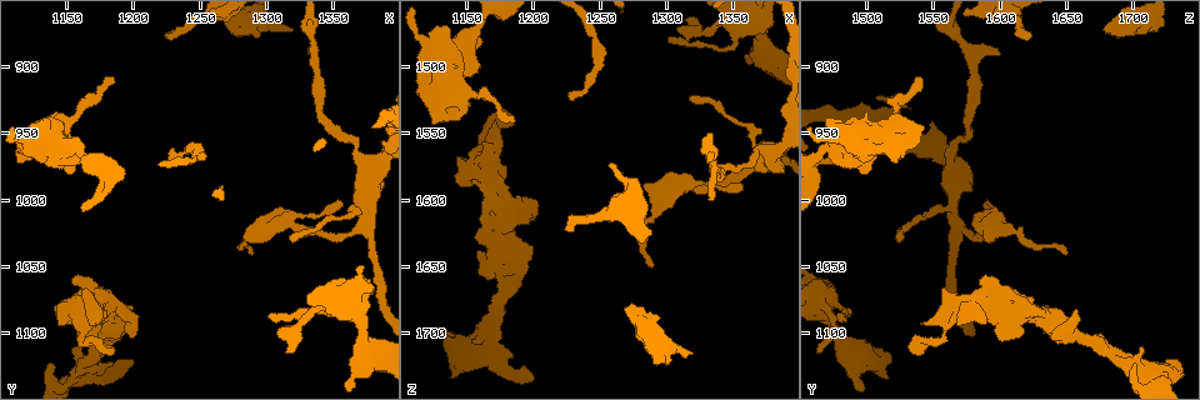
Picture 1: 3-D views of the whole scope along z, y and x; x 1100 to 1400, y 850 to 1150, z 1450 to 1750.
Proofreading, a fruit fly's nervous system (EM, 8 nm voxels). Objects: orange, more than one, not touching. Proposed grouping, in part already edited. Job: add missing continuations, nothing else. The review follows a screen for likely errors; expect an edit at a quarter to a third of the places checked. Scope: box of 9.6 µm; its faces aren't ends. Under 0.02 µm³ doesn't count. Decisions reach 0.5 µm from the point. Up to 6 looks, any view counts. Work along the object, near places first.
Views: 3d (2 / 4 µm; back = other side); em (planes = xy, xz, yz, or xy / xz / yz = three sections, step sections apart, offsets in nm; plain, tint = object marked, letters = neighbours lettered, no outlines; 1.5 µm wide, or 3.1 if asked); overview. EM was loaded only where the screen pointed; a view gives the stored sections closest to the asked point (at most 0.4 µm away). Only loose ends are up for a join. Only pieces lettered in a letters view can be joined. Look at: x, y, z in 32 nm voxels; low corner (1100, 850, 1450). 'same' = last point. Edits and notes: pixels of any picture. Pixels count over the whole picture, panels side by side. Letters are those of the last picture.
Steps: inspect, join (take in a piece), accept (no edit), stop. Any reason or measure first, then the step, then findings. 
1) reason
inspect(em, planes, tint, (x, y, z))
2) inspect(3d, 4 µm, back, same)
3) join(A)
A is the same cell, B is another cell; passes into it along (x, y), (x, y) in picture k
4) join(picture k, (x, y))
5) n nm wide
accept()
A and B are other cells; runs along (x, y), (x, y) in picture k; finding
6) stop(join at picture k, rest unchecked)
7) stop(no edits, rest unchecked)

inspect(em, planes, letters, (1332, 890, 1598))

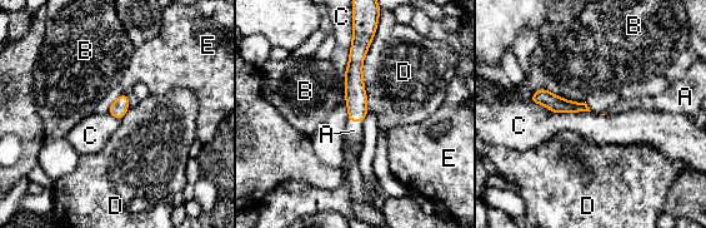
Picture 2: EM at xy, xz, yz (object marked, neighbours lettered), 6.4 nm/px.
join(A)
A is the same cell, B, C, D and E are other cells; passes into it along (356, 98), (355, 120), (354, 130) in picture 2; it goes on there

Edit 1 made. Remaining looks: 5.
thick end
inspect(em, planes, letters, (1144, 1094, 1566))

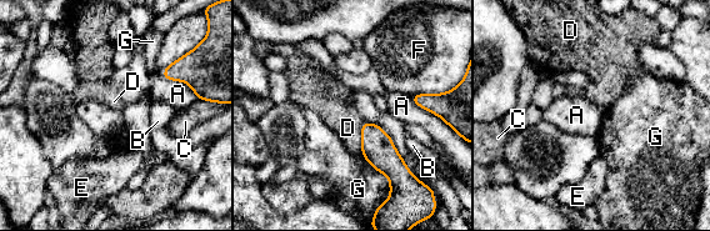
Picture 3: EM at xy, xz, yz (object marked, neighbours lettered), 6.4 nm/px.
G touches over 300 nm
accept()
A, B, C, D, E, F and G are other cells; border along (365, 121), (361, 127), (361, 154) in picture 3; none of them fits

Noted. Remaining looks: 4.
an open end
inspect(3d, 4 µm, back, (1196, 1102, 1616))

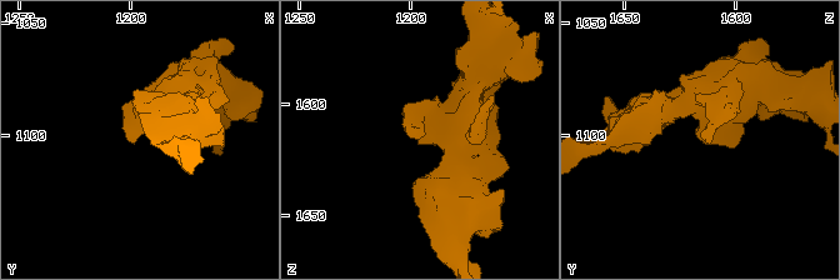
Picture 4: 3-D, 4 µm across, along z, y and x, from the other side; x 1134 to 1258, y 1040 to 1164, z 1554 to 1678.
inspect(em, xy, step 4, letters, (1198, 1102, 1616))

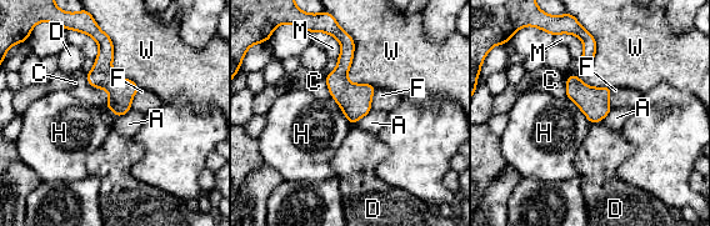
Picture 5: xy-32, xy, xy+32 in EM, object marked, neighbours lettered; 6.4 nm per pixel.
another direction
inspect(em, planes, letters, same)

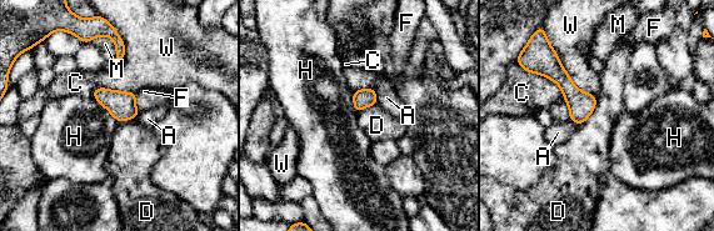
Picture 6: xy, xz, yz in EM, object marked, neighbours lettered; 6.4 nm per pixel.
accept()
A, C, D, F, H, M and W are other cells; runs along (554, 59), (579, 103), (579, 120) in picture 6; no lettered piece goes on from it

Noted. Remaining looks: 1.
stop(join at picture 2, rest unchecked)

